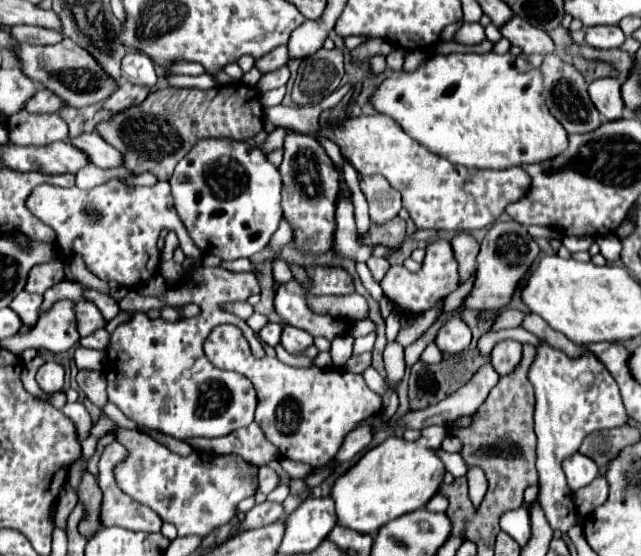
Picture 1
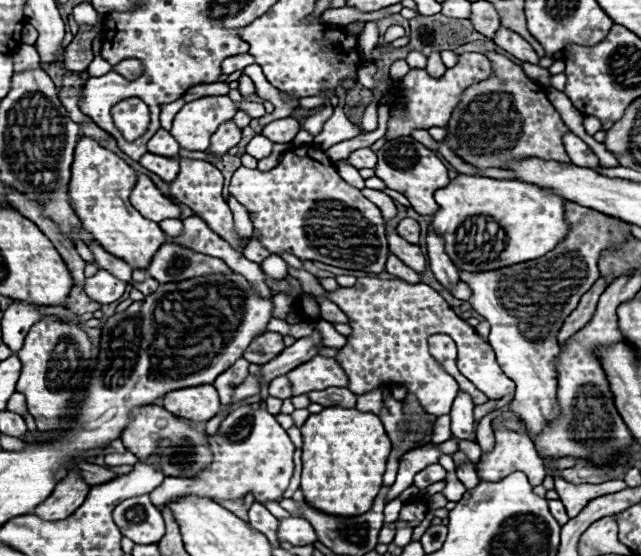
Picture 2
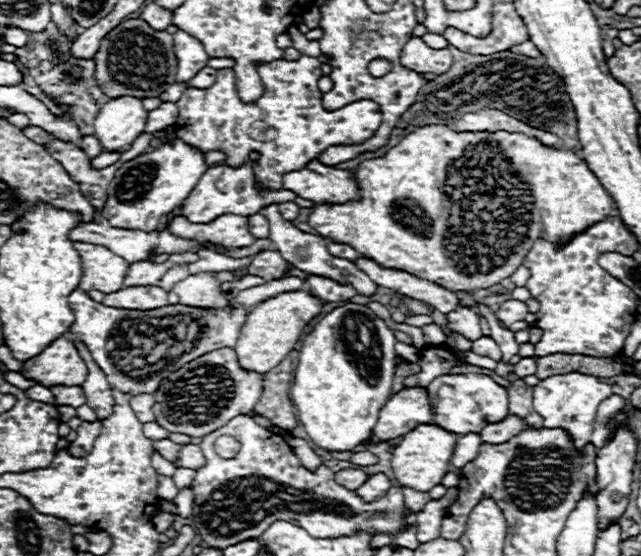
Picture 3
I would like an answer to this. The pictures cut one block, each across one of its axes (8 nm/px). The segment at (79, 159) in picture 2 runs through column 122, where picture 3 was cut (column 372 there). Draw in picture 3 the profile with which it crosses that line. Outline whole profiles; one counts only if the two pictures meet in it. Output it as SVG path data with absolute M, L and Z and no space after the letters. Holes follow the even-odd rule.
M440 124L422 126L404 136L384 158L362 162L356 170L356 178L362 190L362 200L318 204L310 210L310 226L332 242L352 246L382 268L408 272L452 292L472 292L502 282L522 266L530 246L538 238L562 246L574 234L580 234L610 216L616 208L610 194L588 170L586 162L570 150L542 146L536 138L524 134L466 134ZM412 201L418 206L418 216L412 216Z

